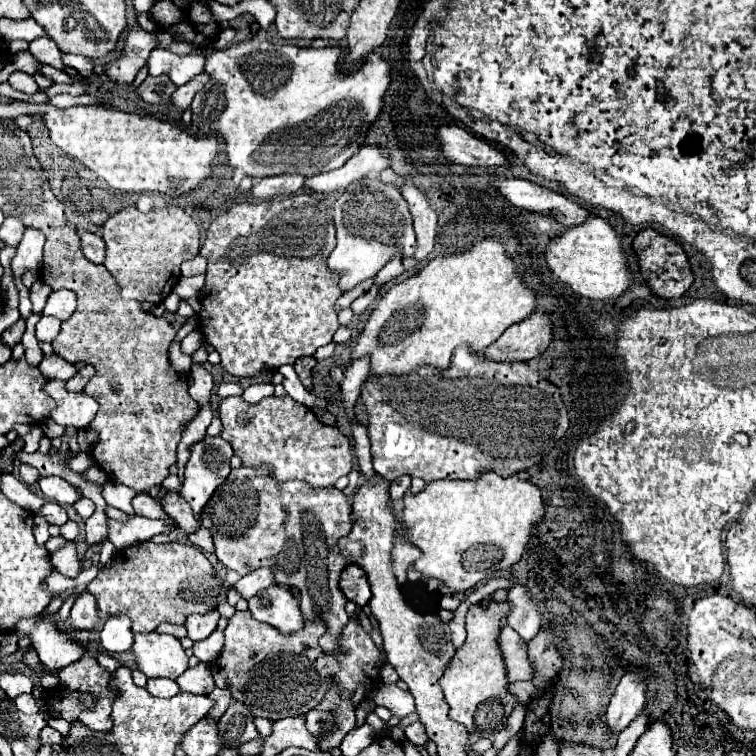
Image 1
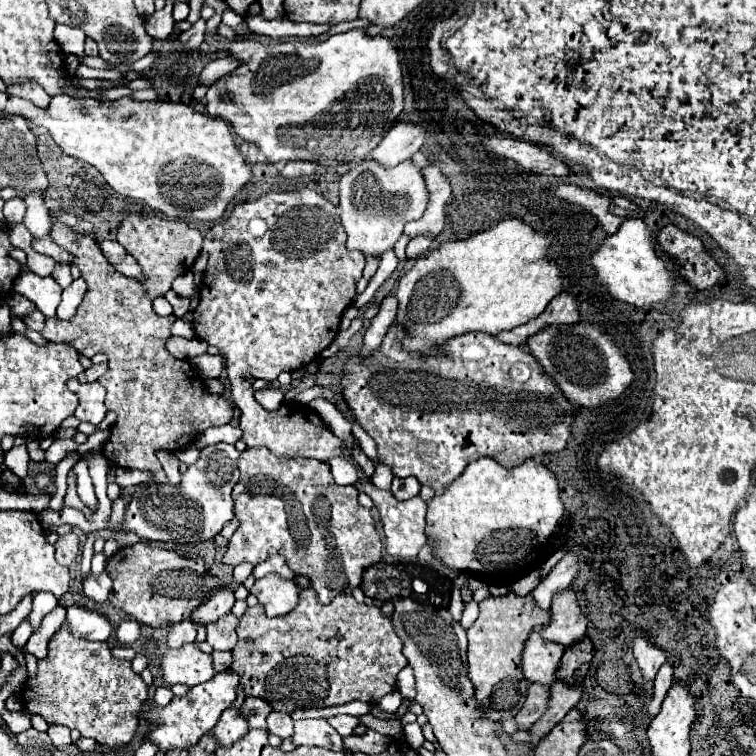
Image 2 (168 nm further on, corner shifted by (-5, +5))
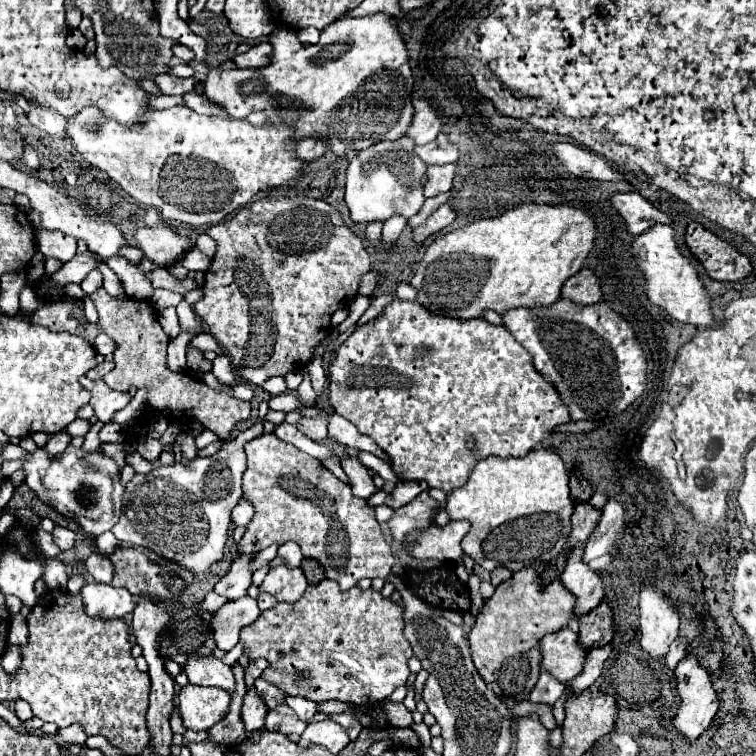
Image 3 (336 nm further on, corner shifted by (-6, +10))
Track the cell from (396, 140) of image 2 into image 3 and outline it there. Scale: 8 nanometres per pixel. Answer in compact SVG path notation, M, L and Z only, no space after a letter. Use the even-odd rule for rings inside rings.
M414 100L414 110L414 122L406 136L410 136L416 144L428 144L440 134L442 122L428 100Z

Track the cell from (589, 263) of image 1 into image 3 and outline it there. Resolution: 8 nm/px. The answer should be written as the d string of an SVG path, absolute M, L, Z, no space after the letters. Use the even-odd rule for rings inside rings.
M652 226L648 234L636 236L634 254L642 274L646 276L646 296L650 302L664 308L678 322L702 328L714 326L716 320L712 314L712 296L706 292L706 286L698 278L696 262L680 252L672 226Z

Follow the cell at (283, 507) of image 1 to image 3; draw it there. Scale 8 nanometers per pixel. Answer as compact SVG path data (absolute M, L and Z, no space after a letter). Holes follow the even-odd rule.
M264 434L246 444L248 470L244 472L244 496L256 508L252 522L244 538L238 542L240 550L264 550L274 542L294 540L300 544L306 558L314 558L326 570L326 578L340 582L342 590L350 590L362 578L386 578L392 570L394 556L388 542L382 536L380 524L374 516L374 510L366 504L364 498L352 494L350 486L340 482L332 472L320 466L320 462L306 452L298 450L292 444L286 444L276 438L276 434Z

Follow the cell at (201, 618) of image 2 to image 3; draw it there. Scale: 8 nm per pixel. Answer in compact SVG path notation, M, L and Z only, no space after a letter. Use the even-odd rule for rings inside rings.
M236 552L230 572L224 578L220 578L220 582L214 586L214 590L218 594L226 596L228 600L238 600L238 598L246 596L248 588L252 586L252 574L254 574L254 570L250 568L252 560L254 560L254 554Z

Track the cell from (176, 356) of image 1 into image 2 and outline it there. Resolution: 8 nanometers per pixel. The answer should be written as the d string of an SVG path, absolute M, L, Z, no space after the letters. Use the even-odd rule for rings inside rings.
M177 319L171 331L173 331L173 335L177 335L177 337L183 337L183 339L193 339L193 337L195 337L195 331L193 331L193 325L191 325L191 321Z

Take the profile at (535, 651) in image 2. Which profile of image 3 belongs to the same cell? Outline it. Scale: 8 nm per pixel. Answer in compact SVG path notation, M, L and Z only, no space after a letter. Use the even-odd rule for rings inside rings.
M564 628L556 634L548 634L540 642L542 646L542 670L550 672L556 680L568 684L584 670L588 648L578 642L578 634Z

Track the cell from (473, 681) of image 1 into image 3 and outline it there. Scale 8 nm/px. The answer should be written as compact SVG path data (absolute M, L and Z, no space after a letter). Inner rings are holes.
M544 564L530 566L530 568L524 568L524 570L516 572L510 580L502 582L496 588L494 596L490 600L486 600L484 608L476 616L474 628L468 634L472 660L474 660L476 670L480 672L484 682L492 686L496 696L502 698L502 700L506 700L506 698L514 698L516 702L528 700L530 690L534 688L534 684L538 682L538 676L542 672L542 666L540 666L540 640L550 632L558 632L558 630L566 628L568 620L574 618L576 596L572 592L568 592L566 586L560 580L552 580L548 584L542 582L540 576L542 576L544 570L546 570Z

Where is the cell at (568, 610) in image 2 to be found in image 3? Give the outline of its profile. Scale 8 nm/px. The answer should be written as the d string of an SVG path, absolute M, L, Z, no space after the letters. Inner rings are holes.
M584 544L572 546L572 550L566 554L566 568L560 574L562 584L576 594L576 616L582 616L596 608L596 604L604 598L604 582L602 576L588 568L582 562L584 556Z

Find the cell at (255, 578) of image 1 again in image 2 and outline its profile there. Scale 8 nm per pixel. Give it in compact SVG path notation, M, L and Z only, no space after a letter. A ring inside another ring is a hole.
M273 555L267 561L253 567L253 577L255 579L261 579L261 577L265 577L269 573L277 573L281 579L293 579L295 577L295 573L287 567L287 563L285 563L285 559L281 555Z

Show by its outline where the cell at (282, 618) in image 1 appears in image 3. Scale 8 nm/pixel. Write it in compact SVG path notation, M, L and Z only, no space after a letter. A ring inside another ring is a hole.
M274 566L264 578L260 590L270 592L278 598L278 602L298 602L306 590L308 582L302 568L290 566Z

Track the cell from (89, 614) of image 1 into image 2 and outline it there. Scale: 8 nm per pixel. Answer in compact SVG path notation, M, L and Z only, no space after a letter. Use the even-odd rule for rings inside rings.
M105 571L101 575L89 573L87 579L83 581L83 593L85 593L85 597L89 597L95 603L105 603L109 591L111 591L111 577Z

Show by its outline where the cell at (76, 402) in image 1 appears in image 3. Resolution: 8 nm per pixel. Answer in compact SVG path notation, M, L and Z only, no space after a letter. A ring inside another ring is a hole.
M86 376L80 378L80 384L92 392L92 400L90 400L90 406L94 408L98 420L102 420L104 424L110 422L114 418L114 414L118 410L122 410L132 398L128 392L116 392L112 388L106 386L104 380L90 380Z

